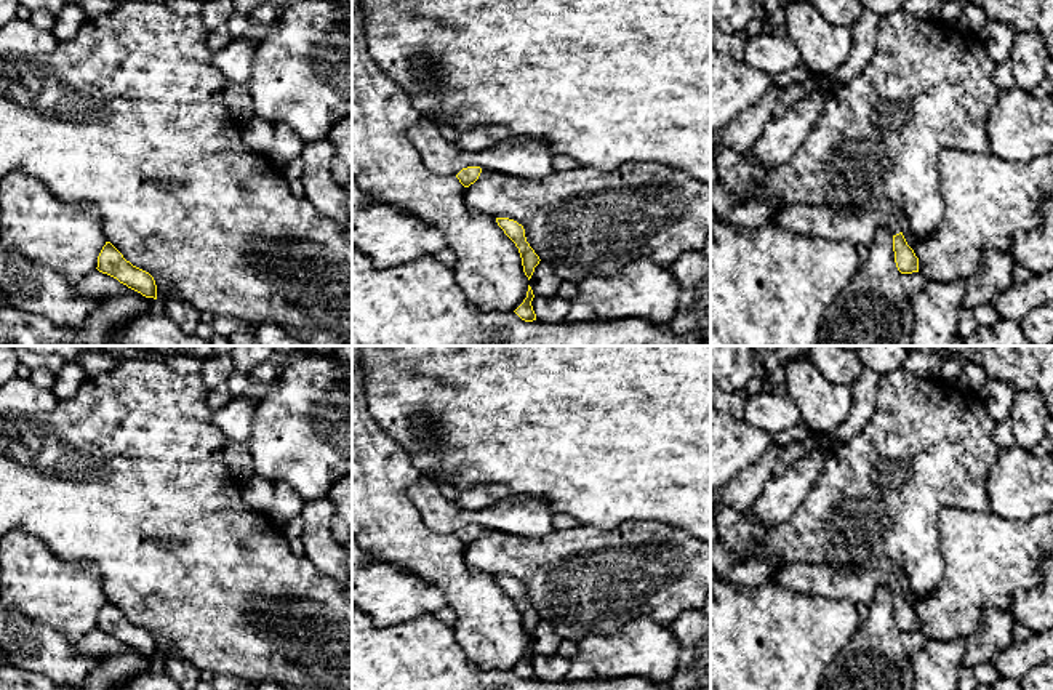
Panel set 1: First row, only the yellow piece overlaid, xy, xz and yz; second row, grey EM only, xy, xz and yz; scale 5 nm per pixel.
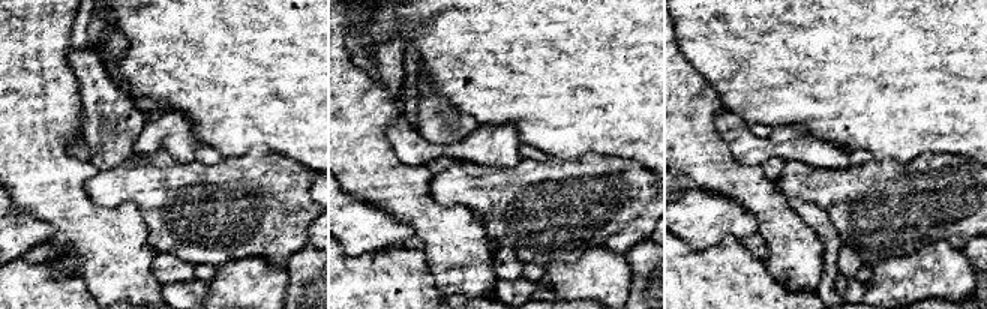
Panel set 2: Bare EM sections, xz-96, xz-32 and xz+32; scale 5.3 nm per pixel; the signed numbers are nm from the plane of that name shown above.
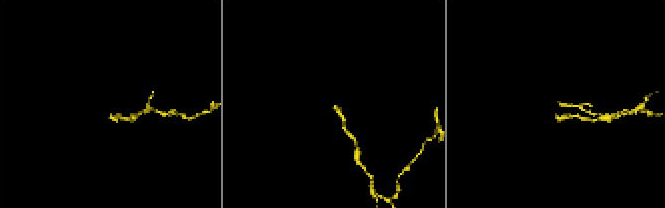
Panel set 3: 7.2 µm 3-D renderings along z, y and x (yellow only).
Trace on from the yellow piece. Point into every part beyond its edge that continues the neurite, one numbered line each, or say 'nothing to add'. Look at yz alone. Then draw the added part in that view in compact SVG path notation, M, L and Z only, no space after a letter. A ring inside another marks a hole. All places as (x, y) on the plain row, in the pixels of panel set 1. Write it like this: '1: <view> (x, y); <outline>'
1: yz (858, 586); M791 564L779 567L773 580L802 594L847 599L861 610L871 604L880 584L887 584L893 594L903 591L901 583L893 575L877 567L845 572L837 567Z

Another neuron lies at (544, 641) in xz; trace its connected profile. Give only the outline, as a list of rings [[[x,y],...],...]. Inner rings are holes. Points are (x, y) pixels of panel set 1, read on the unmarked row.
[[[539,620],[530,637],[533,653],[539,656],[557,655],[560,642],[562,637],[557,634],[555,628],[544,620]]]

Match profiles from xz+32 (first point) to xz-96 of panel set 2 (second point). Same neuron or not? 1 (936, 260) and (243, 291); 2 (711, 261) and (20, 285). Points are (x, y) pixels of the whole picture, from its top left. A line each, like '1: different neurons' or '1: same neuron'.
1: same neuron
2: same neuron

